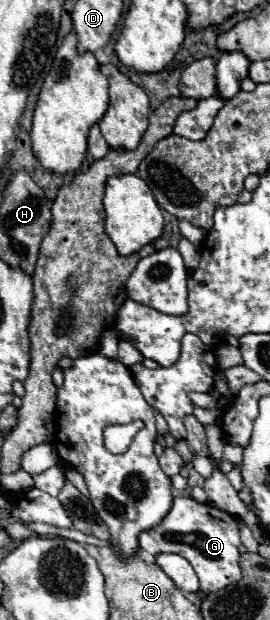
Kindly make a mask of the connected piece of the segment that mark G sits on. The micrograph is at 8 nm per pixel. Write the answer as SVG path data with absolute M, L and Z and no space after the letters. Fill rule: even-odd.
M175 497L171 511L163 517L163 521L139 535L139 547L159 555L159 553L179 553L183 555L195 569L201 589L199 597L215 589L223 589L241 579L239 569L239 529L241 521L211 503L199 503L193 497Z

